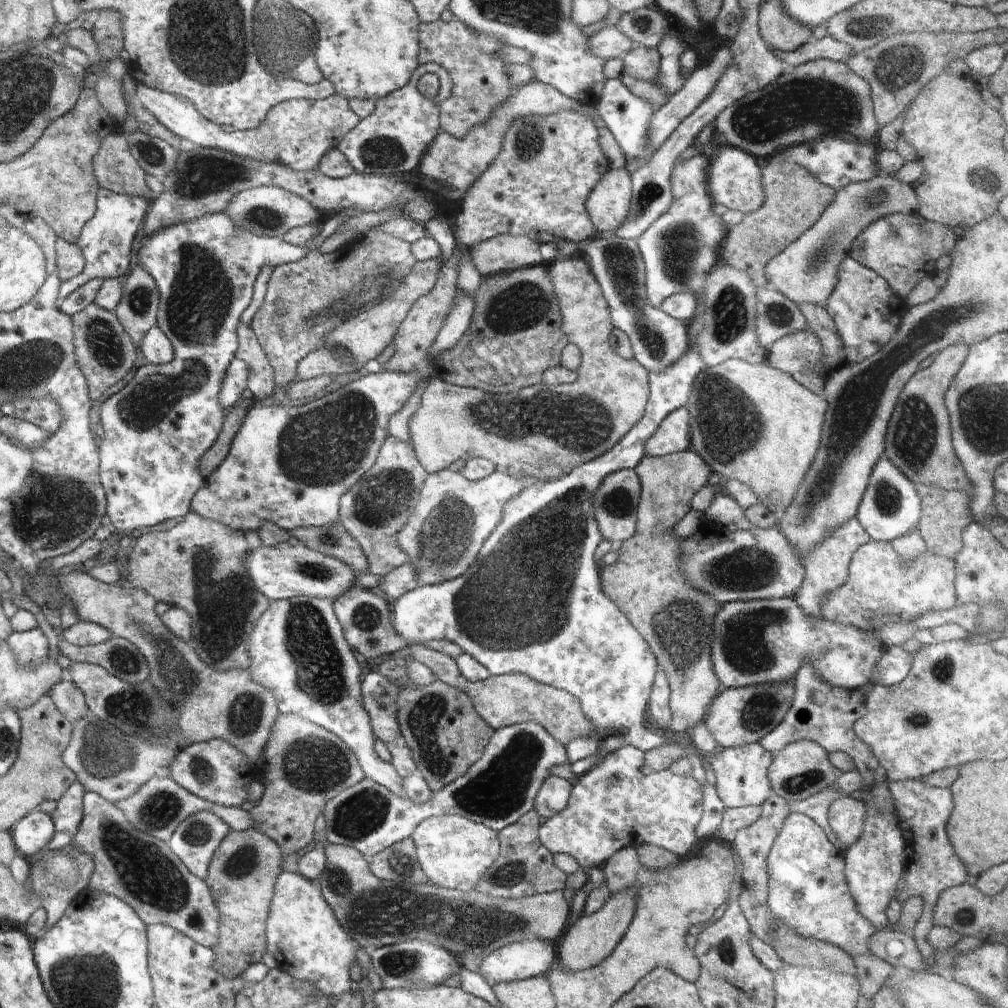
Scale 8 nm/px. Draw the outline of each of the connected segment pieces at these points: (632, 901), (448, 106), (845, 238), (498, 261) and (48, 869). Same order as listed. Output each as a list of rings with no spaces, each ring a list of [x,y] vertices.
[[[625,887],[615,894],[610,894],[606,898],[606,904],[596,910],[590,916],[582,915],[572,926],[569,926],[564,935],[557,943],[557,962],[565,970],[570,972],[578,972],[578,970],[587,970],[592,966],[602,964],[606,958],[610,958],[610,954],[626,934],[634,912],[636,912],[636,900],[638,898],[638,890],[635,887]]]
[[[462,20],[420,23],[418,35],[419,63],[439,63],[452,80],[452,94],[447,100],[436,97],[439,92],[437,77],[425,75],[417,84],[418,92],[422,96],[437,100],[439,131],[458,139],[466,138],[474,126],[486,124],[486,120],[494,114],[494,110],[498,110],[512,94],[516,94],[518,88],[508,80],[508,72],[506,72],[508,62],[502,62],[502,58],[498,56],[498,52],[508,44],[490,36],[474,34],[474,30],[470,30],[470,26],[466,26],[466,22]]]
[[[880,173],[874,178],[838,190],[821,218],[766,264],[764,273],[769,287],[798,307],[800,304],[816,304],[825,308],[827,299],[838,285],[838,266],[845,257],[849,257],[854,238],[882,216],[915,213],[916,208],[918,200],[913,186],[886,174]]]
[[[500,234],[472,246],[470,256],[484,278],[498,272],[542,264],[540,246],[533,238],[525,235]]]
[[[72,845],[62,848],[62,850],[46,850],[40,858],[42,860],[30,863],[29,877],[31,888],[34,888],[36,894],[42,898],[42,907],[47,912],[46,924],[34,937],[36,940],[42,938],[64,916],[66,908],[78,894],[88,889],[88,882],[90,882],[90,876],[94,870],[92,856]]]

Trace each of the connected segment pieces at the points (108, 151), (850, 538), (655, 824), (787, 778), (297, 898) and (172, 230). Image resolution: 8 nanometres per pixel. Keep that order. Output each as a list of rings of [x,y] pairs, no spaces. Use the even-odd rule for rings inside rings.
[[[120,129],[105,140],[93,168],[98,183],[110,192],[146,198],[148,202],[156,197],[146,182],[145,170],[134,159],[128,139]]]
[[[857,516],[852,520],[848,520],[846,524],[838,526],[832,534],[828,534],[820,544],[814,546],[814,550],[810,550],[810,554],[806,554],[803,559],[804,570],[806,570],[806,578],[802,588],[796,592],[796,602],[798,606],[802,606],[802,610],[810,616],[821,616],[820,610],[826,604],[828,594],[834,592],[836,588],[840,588],[846,578],[848,578],[849,565],[854,552],[860,546],[869,542],[866,530],[862,528],[862,524],[858,522]]]
[[[622,746],[610,752],[604,760],[578,776],[572,783],[568,804],[562,812],[542,820],[538,828],[540,842],[551,854],[568,854],[578,860],[582,870],[595,871],[624,846],[654,844],[684,857],[697,844],[696,827],[703,815],[703,787],[691,774],[680,776],[669,769],[648,771],[644,766],[644,753],[632,746]]]
[[[807,739],[796,740],[784,746],[773,756],[772,764],[768,768],[768,778],[773,792],[788,803],[801,802],[822,792],[828,786],[832,786],[840,774],[828,760],[828,752],[820,744]]]
[[[284,870],[276,878],[274,896],[272,896],[268,918],[266,918],[266,952],[272,954],[280,970],[292,973],[297,980],[310,982],[324,994],[340,996],[351,990],[350,985],[354,984],[350,979],[350,966],[356,963],[358,948],[359,945],[350,937],[350,934],[338,924],[334,910],[322,898],[322,892],[318,886],[314,886],[308,878],[304,878],[298,872]]]
[[[351,208],[339,212],[323,225],[316,238],[310,238],[304,246],[288,243],[280,237],[258,236],[248,230],[240,230],[224,211],[168,226],[146,238],[144,244],[137,245],[135,252],[140,256],[140,266],[152,276],[159,293],[156,325],[170,340],[174,359],[167,364],[148,364],[138,368],[134,378],[100,406],[100,424],[104,429],[104,438],[98,446],[101,485],[109,498],[110,521],[116,532],[155,526],[191,512],[192,498],[204,486],[206,478],[205,472],[200,470],[200,458],[216,443],[222,430],[225,414],[218,404],[218,394],[228,364],[238,350],[236,328],[241,315],[251,304],[254,282],[260,270],[264,266],[300,262],[306,258],[306,252],[320,248],[348,218],[363,213],[363,210]]]

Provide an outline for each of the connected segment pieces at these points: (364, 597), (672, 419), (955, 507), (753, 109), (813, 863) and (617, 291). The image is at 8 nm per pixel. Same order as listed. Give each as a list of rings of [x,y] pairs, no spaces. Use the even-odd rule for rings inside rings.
[[[366,587],[350,588],[346,594],[338,596],[333,602],[333,610],[346,641],[353,651],[357,650],[367,659],[393,654],[402,649],[407,651],[407,647],[412,644],[394,632],[389,604],[380,594],[374,594]]]
[[[686,407],[670,412],[644,444],[647,457],[665,457],[691,447],[690,424]]]
[[[915,484],[915,488],[921,499],[921,516],[917,528],[922,540],[926,542],[927,551],[931,554],[955,559],[958,550],[961,550],[963,546],[964,528],[975,524],[977,520],[970,508],[969,495],[962,490],[958,490],[958,492],[955,489],[942,490],[942,488],[924,486],[924,484]]]
[[[816,58],[789,69],[773,84],[749,93],[722,110],[713,123],[730,146],[760,161],[767,161],[782,148],[826,136],[871,142],[876,140],[881,128],[874,113],[868,80],[858,76],[845,63],[826,58]]]
[[[791,814],[766,858],[767,904],[776,920],[804,938],[838,946],[850,956],[871,954],[870,938],[877,930],[858,910],[844,868],[844,853],[828,840],[826,832],[806,814]]]
[[[598,234],[595,238],[578,242],[577,251],[588,262],[601,288],[613,327],[622,330],[630,338],[633,359],[638,360],[648,373],[662,372],[678,362],[678,358],[682,358],[682,354],[686,354],[690,346],[688,324],[668,316],[661,308],[654,308],[648,303],[644,260],[637,242],[620,236]]]

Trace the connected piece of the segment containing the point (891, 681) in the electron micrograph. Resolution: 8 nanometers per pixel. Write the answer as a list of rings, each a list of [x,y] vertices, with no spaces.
[[[900,645],[888,646],[878,658],[876,665],[878,678],[875,684],[894,686],[906,678],[912,668],[912,653],[900,648]]]

